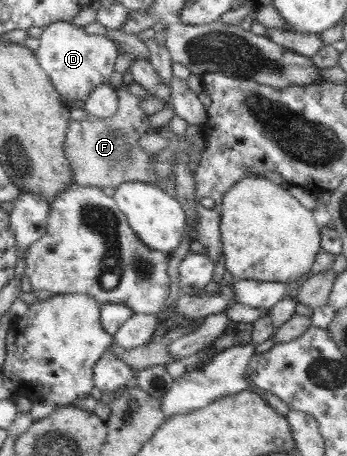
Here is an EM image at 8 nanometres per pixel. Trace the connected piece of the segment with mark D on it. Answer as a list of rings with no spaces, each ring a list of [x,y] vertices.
[[[57,21],[45,28],[38,49],[40,63],[56,83],[66,102],[87,102],[95,88],[110,84],[122,51],[115,40],[106,35],[88,34],[83,27],[67,21]]]

